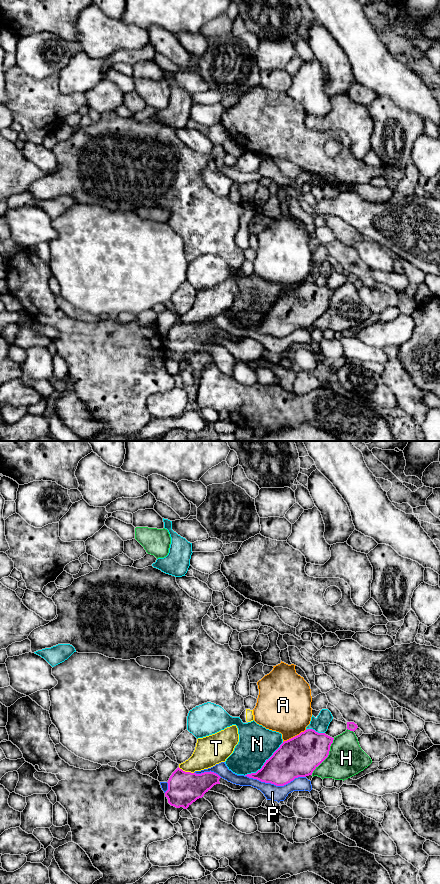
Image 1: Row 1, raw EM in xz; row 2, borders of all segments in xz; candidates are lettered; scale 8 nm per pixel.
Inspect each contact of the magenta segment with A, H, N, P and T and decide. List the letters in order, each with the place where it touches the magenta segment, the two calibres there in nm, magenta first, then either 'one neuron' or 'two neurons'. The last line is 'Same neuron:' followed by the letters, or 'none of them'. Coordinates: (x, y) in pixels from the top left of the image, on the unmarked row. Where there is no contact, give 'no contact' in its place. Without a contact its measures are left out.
A: meets magenta in xz at (295, 288); 320 nm thick on the magenta side, 420 nm on the other; two neurons
H: meets magenta in xz at (327, 308); 320 nm thick on the magenta side, 280 nm on the other; two neurons
N: meets magenta in xz at (264, 315); 300 nm thick on the magenta side, 300 nm on the other; two neurons
P: meets magenta in xz at (275, 336); 300 nm thick on the magenta side, 130 nm on the other; two neurons
T: meets magenta in xz at (186, 324); 260 nm thick on the magenta side, 240 nm on the other; two neurons
Same neuron: none of them

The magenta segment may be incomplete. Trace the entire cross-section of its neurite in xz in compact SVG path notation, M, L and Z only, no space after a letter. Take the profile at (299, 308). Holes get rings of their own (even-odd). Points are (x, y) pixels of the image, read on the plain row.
M307 281L284 293L256 325L245 328L261 334L284 338L295 330L312 327L328 309L334 290Z

